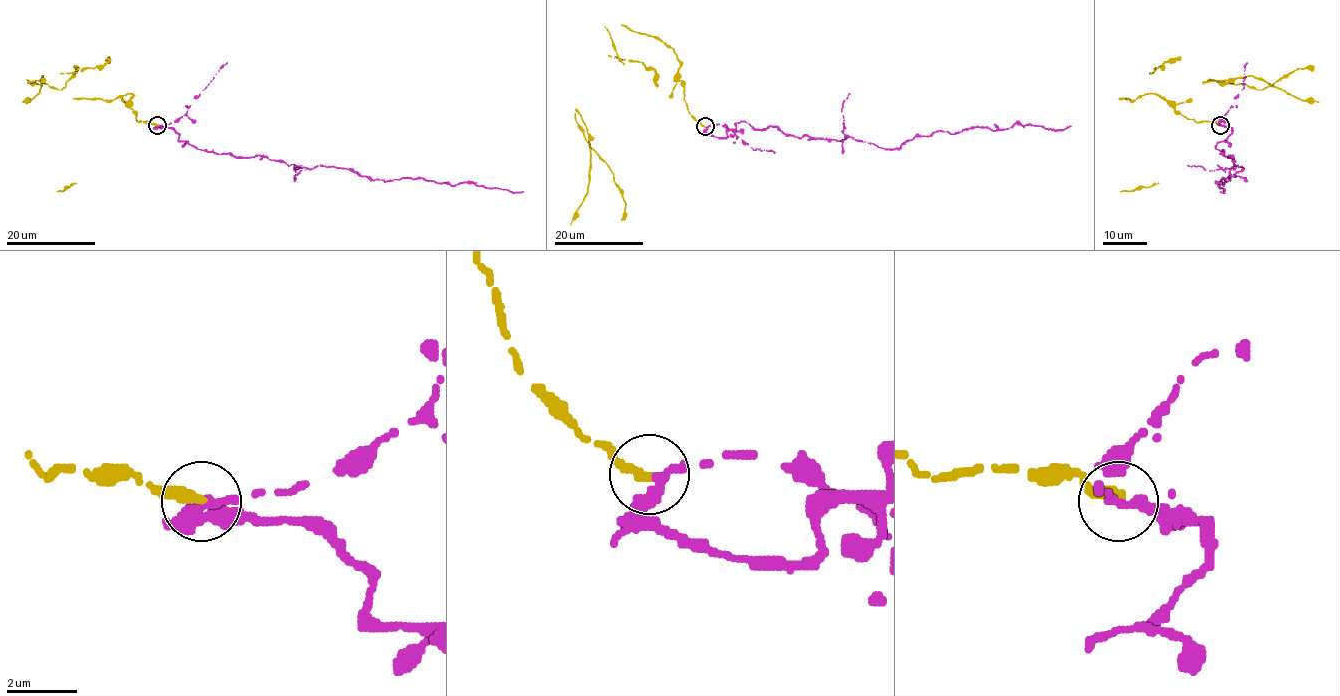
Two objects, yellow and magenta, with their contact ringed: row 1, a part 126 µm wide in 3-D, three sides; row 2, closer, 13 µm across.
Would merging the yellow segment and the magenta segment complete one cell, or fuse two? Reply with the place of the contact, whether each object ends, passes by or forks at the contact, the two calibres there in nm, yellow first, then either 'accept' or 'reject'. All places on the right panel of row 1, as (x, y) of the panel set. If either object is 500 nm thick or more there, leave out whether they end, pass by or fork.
(1220, 125) | yellow ends | magenta passes by | 320/280 nm | reject

